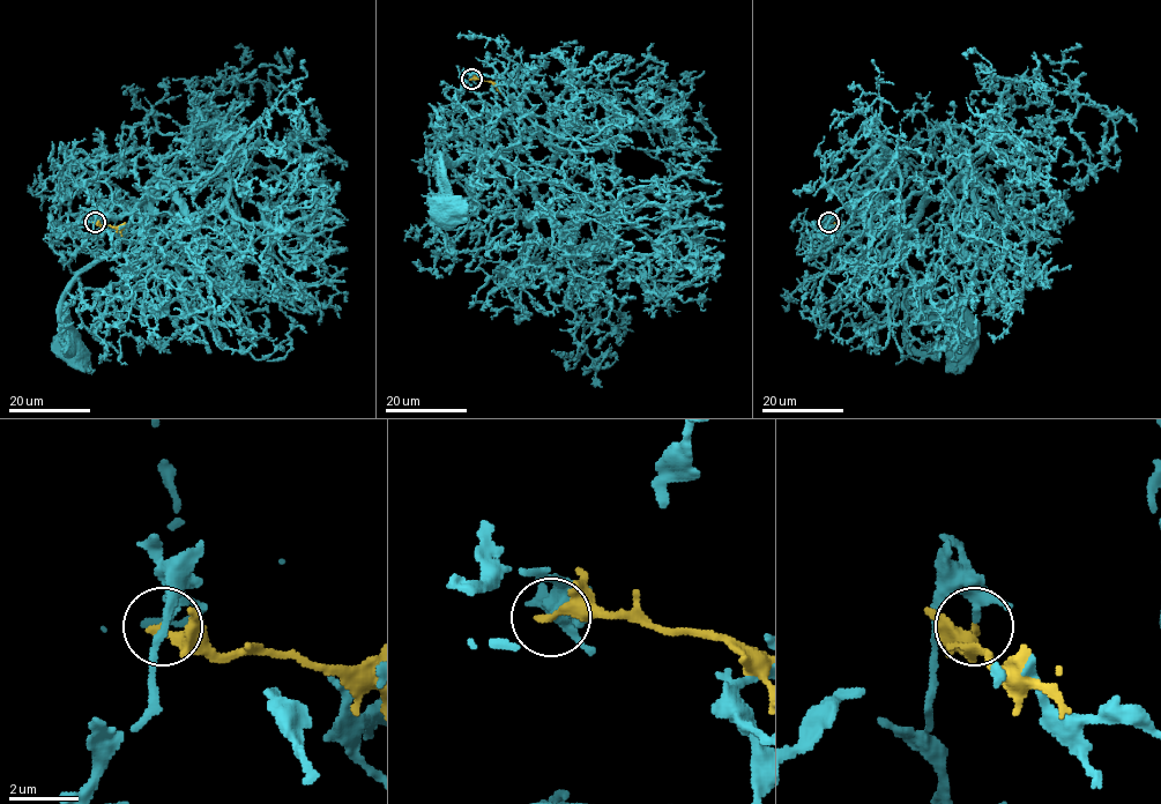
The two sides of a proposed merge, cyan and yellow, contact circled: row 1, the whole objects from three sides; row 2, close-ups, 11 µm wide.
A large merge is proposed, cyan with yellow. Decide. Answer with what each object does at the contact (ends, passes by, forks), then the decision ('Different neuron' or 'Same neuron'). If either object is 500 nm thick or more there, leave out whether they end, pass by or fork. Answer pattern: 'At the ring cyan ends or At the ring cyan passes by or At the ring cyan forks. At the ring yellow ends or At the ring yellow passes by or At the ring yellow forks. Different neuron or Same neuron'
At the ring cyan passes by. At the ring yellow ends. Different neuron

